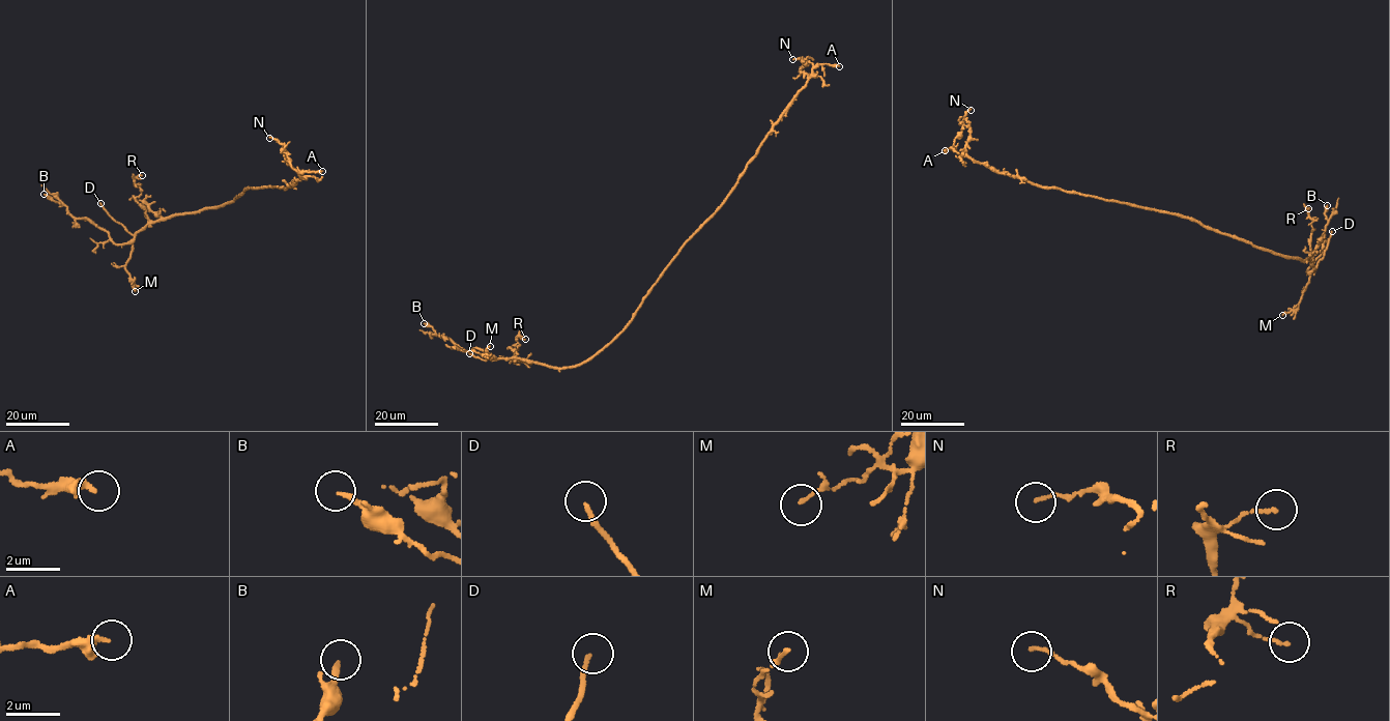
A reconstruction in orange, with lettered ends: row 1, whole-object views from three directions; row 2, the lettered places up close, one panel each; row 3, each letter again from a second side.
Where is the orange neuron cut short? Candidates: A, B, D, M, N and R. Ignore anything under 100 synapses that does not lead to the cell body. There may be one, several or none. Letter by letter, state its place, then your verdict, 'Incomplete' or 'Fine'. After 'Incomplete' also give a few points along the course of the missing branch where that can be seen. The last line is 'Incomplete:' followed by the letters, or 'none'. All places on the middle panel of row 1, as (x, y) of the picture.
A: Place: (839, 66). Fine
B: Place: (424, 323). Fine
D: Place: (469, 353). Incomplete
M: Place: (490, 346). Fine
N: Place: (792, 59). Fine
R: Place: (525, 339). Fine
Incomplete: D

